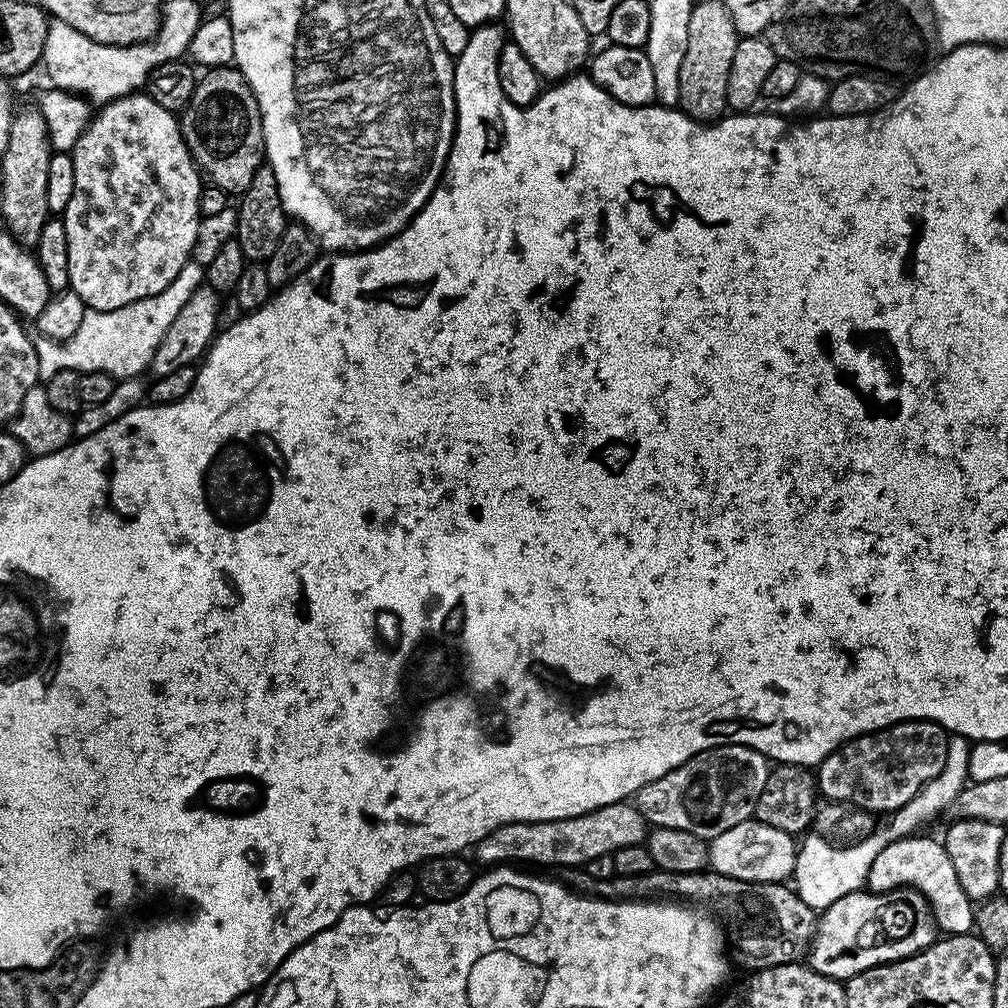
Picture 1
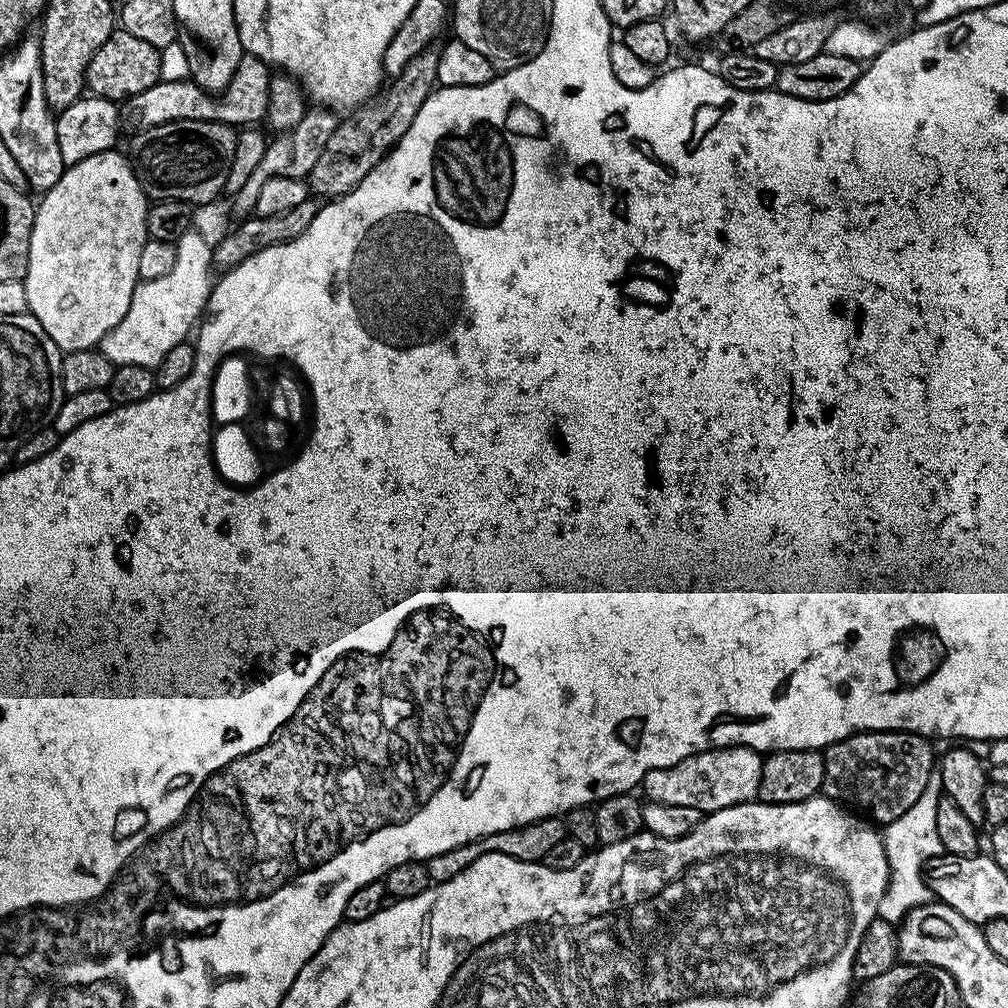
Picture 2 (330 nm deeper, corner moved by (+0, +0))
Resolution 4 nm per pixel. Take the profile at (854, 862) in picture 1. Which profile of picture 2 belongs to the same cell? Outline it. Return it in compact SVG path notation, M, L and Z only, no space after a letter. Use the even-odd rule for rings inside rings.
M933 770L930 782L926 782L926 790L922 790L922 798L918 798L918 802L914 802L914 806L910 806L910 810L906 810L902 818L890 822L883 829L884 849L888 859L888 888L880 903L878 916L881 920L899 922L911 908L929 903L930 889L926 879L926 865L933 858L945 855L942 838L938 838L936 809L943 791L939 771Z

